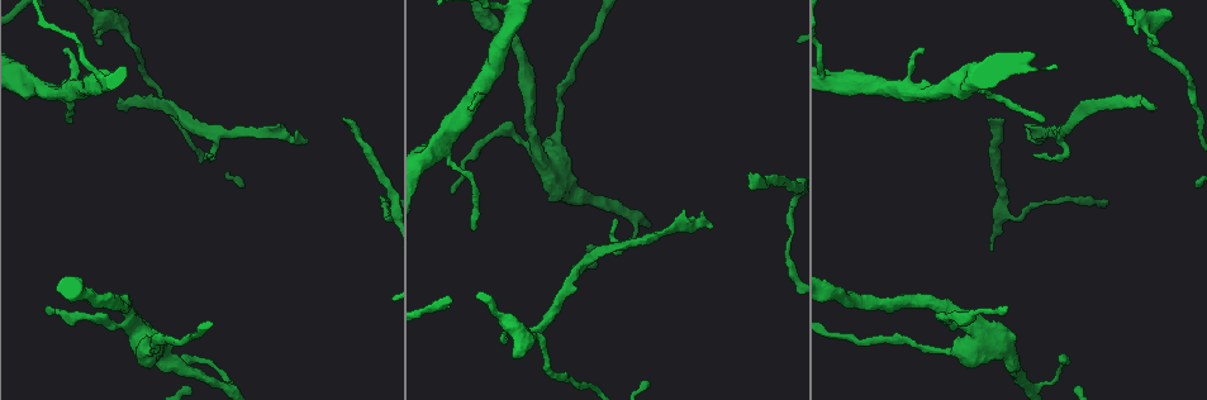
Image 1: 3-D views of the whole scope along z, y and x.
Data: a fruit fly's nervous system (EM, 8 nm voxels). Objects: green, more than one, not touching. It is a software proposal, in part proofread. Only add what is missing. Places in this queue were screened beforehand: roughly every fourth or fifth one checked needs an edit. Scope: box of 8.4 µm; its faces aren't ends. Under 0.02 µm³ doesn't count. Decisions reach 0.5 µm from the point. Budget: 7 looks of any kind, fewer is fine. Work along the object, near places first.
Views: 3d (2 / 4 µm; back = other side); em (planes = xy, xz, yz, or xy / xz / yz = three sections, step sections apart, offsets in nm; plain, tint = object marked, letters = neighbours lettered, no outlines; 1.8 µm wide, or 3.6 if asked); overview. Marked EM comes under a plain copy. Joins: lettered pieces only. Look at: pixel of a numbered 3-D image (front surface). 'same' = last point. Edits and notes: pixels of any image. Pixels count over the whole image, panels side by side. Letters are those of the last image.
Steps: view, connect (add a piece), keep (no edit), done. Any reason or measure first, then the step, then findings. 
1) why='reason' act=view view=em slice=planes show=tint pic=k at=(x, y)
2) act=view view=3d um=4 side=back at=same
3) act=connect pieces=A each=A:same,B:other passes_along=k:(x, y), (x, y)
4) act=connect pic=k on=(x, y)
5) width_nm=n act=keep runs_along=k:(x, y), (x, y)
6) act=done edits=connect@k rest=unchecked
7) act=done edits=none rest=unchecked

why='thin end' act=view view=3d um=4 pic=1 at=(589, 245)

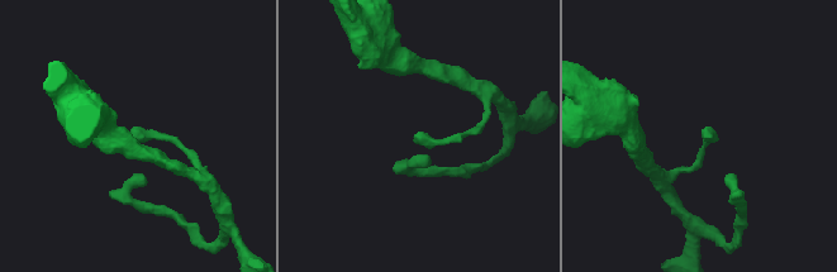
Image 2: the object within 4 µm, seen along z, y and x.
why='need the tissue' act=view view=em slice=xy step=8 show=letters pic=2 at=(131, 129)

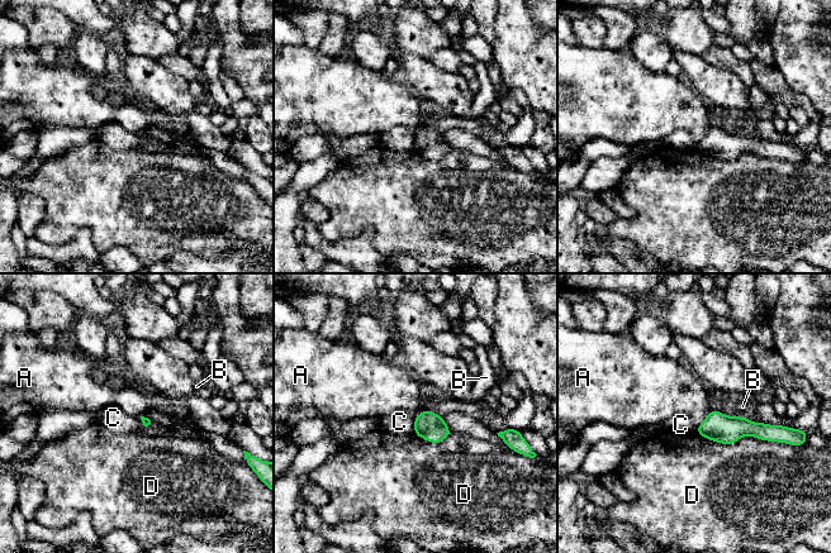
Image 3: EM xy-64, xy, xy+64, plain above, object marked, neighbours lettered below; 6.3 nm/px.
longest_contact=D:550nm act=keep each=A:other,B:other,C:other,D:other found='no lettered piece goes on from it'

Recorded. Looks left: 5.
why='looks like a crossing' act=view view=em um=3.6 slice=planes show=letters pic=1 at=(977, 330)

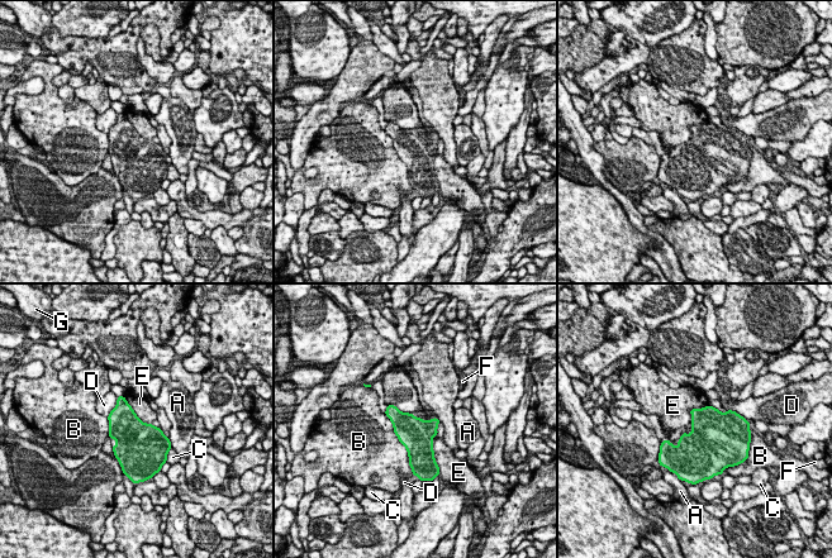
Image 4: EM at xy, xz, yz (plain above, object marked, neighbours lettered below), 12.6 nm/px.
act=keep each=A:other,B:other,C:other,D:other,E:other,F:other,G:other found='none of them fits'

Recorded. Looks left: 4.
why='free end' act=view view=3d um=2 pic=1 at=(121, 105)

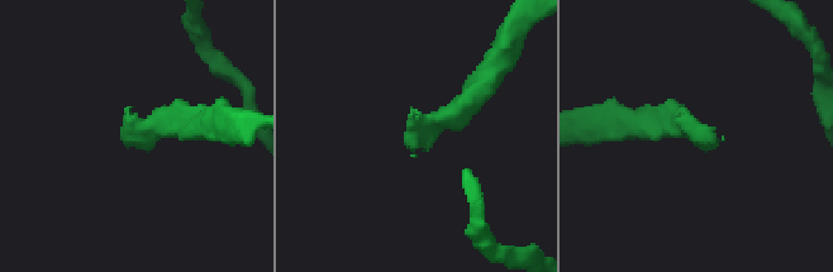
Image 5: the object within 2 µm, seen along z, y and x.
why='need the tissue' act=view view=em slice=planes show=letters pic=5 at=(129, 138)

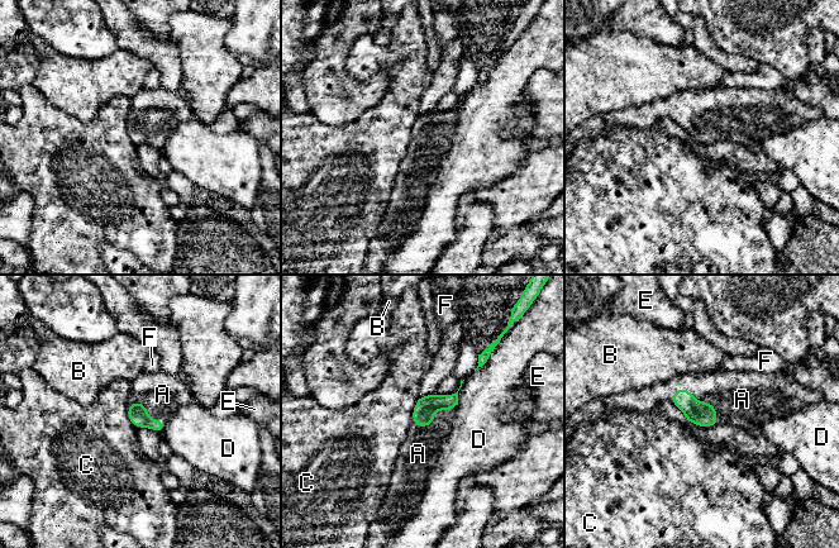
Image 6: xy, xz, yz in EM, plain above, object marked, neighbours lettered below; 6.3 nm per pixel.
act=connect pieces=A each=A:same,B:other,C:other,D:other,E:other,F:other passes_along=6:(700, 413), (702, 401), (742, 399) found='the cell continues'

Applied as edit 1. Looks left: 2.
act=done edits=connect@6 rest=unchecked

